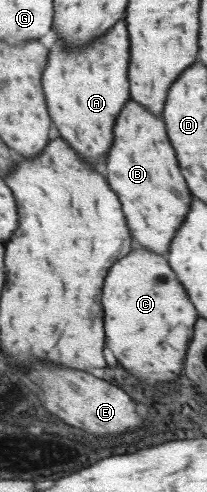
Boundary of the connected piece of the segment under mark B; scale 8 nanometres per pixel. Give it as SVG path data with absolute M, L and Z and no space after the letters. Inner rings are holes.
M125 102L125 108L121 109L121 114L117 114L115 124L113 124L113 142L107 150L105 158L107 168L107 184L109 188L117 194L121 202L121 211L125 218L125 226L129 230L129 236L133 241L133 246L139 244L139 247L153 252L153 254L167 255L169 242L173 234L180 228L187 210L189 210L190 194L177 166L175 152L165 134L165 124L162 117L149 114L145 106L139 106L135 102Z

